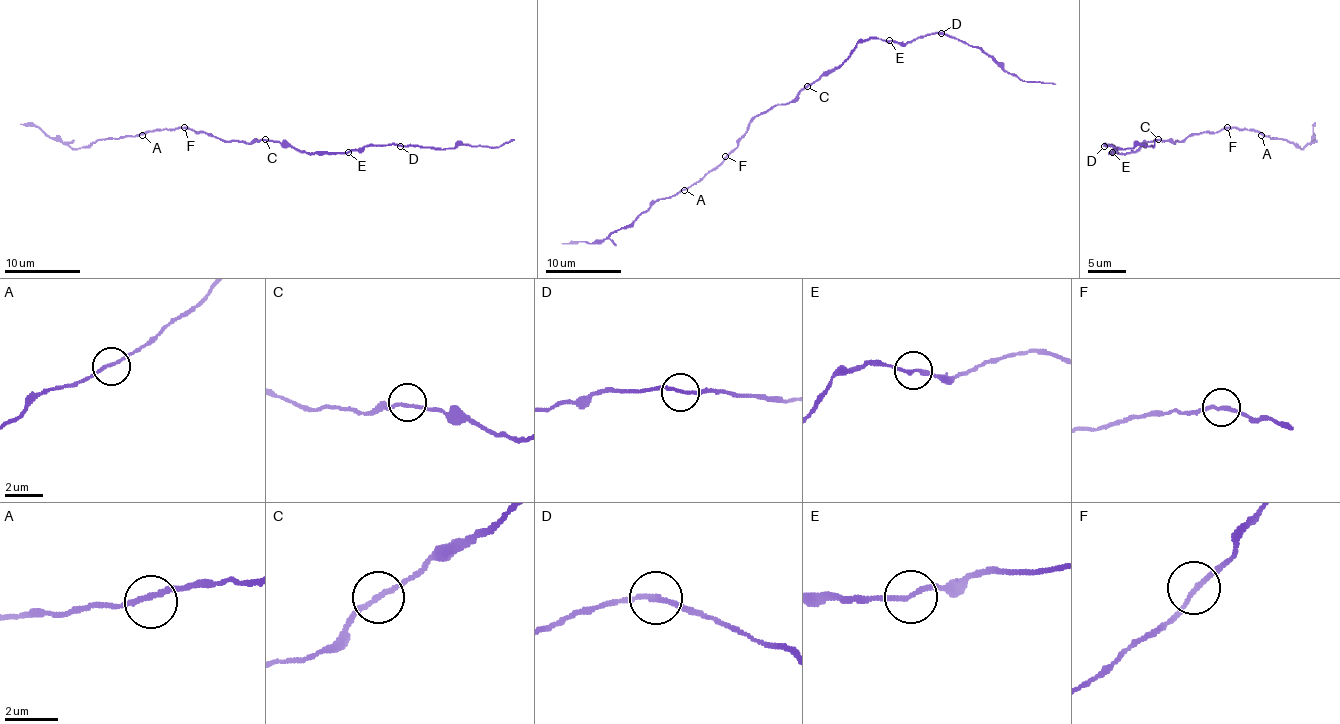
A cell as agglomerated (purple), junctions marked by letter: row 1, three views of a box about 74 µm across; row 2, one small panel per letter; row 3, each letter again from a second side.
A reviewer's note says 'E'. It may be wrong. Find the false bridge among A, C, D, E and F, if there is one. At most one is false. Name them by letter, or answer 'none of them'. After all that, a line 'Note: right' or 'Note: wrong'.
none of them
Note: wrong

